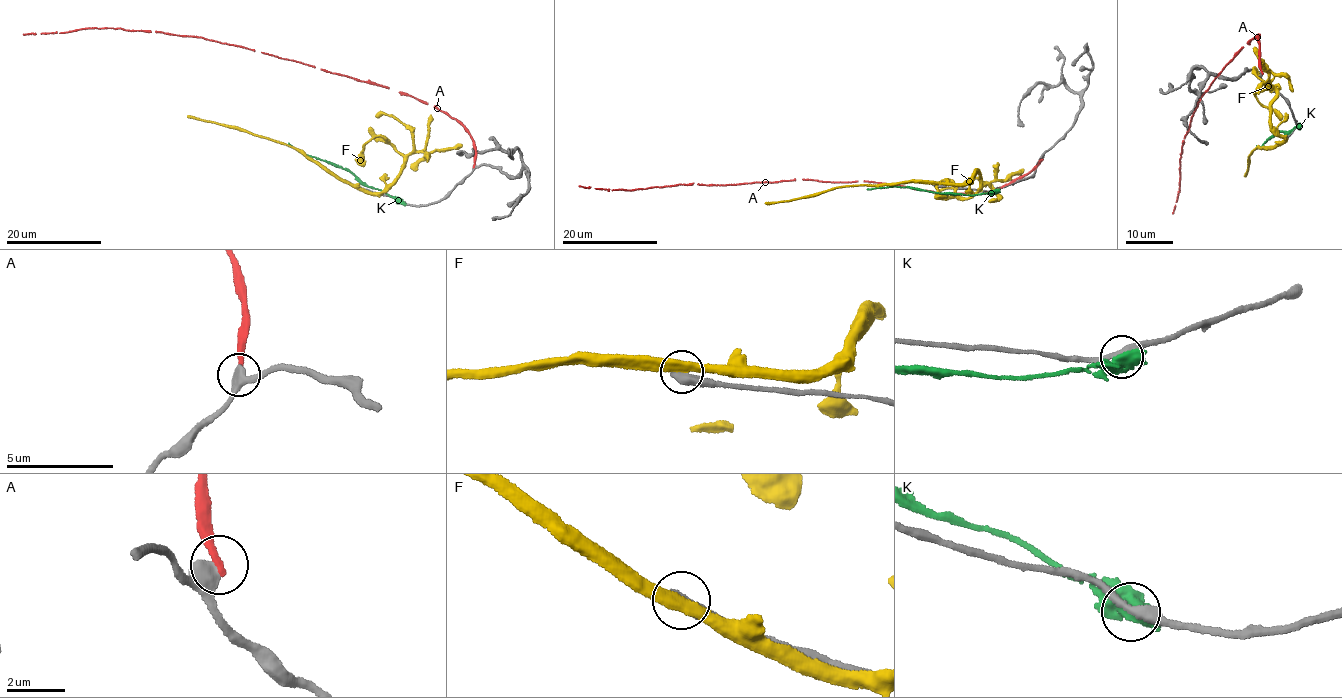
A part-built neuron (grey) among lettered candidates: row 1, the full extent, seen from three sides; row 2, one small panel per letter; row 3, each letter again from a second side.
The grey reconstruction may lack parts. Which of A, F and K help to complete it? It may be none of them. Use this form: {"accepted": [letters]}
{"accepted": []}

